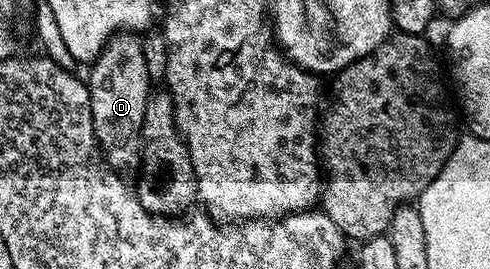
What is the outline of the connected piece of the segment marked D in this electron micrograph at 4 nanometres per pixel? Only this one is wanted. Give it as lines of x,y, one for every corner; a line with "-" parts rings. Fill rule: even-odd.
134,33
112,36
89,71
88,86
94,135
98,138
104,162
119,173
126,173
129,167
137,168
142,161
144,105
152,90
152,82
144,61
142,39

